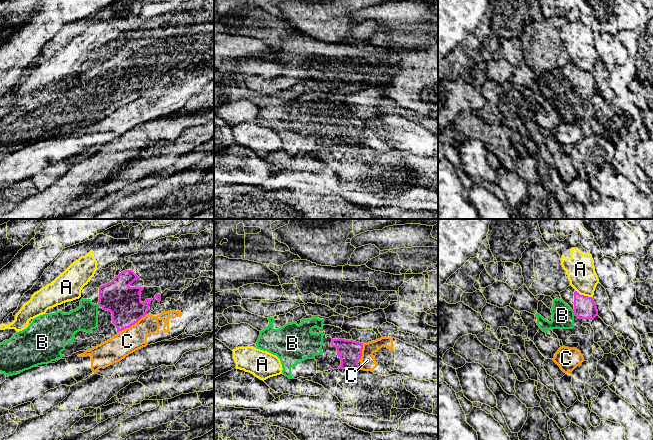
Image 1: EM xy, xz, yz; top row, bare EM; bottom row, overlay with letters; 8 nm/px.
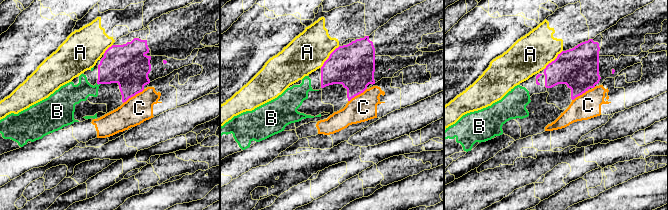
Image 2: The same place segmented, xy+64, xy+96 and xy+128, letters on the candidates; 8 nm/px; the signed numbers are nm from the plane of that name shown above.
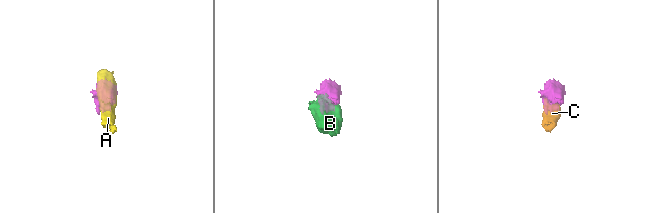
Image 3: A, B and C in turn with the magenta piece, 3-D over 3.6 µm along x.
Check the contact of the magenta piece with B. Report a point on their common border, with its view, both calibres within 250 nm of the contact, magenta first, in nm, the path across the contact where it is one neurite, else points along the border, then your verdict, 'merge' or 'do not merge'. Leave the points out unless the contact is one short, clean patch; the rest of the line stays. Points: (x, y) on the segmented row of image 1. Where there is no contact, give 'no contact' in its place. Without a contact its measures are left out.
yz (574, 313) | 180/180 nm | across yz (584, 307), (574, 313), (562, 315) | merge

